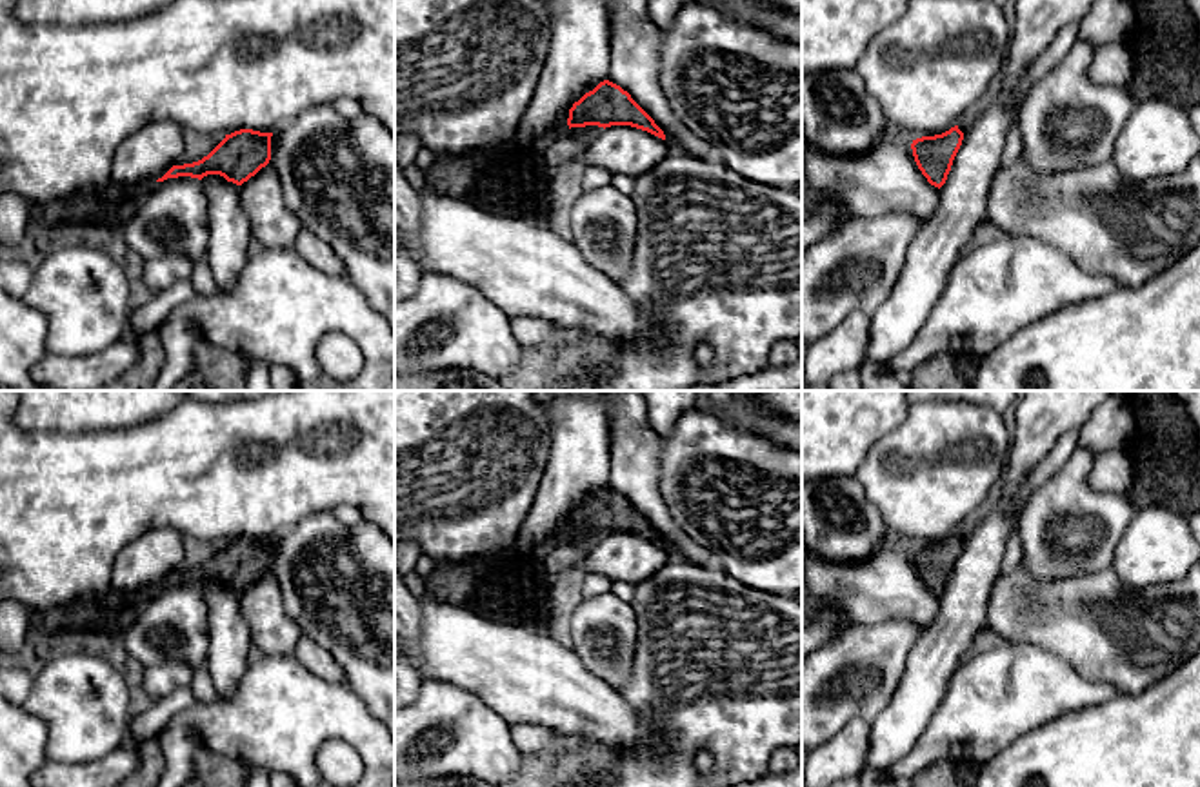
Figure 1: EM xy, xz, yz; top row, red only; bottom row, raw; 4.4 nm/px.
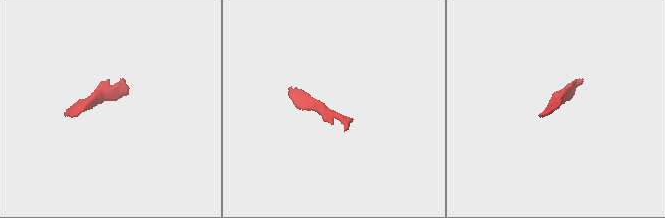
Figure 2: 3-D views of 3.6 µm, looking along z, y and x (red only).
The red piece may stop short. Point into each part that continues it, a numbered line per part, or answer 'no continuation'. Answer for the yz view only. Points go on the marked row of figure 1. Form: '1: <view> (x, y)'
no continuation

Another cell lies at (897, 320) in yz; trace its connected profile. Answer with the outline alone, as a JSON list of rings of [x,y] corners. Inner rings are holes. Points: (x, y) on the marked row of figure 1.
[[[1078,22],[1065,24],[1024,71],[1009,102],[993,104],[964,133],[940,204],[911,242],[891,294],[871,314],[864,362],[891,364],[924,327],[947,274],[976,227],[987,220],[987,194],[1002,165],[1005,138],[1029,89],[1078,42]]]

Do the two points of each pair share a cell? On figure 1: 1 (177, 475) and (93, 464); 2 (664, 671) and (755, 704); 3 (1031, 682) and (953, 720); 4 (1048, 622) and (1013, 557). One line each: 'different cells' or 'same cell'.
1: same cell
2: same cell
3: same cell
4: different cells

